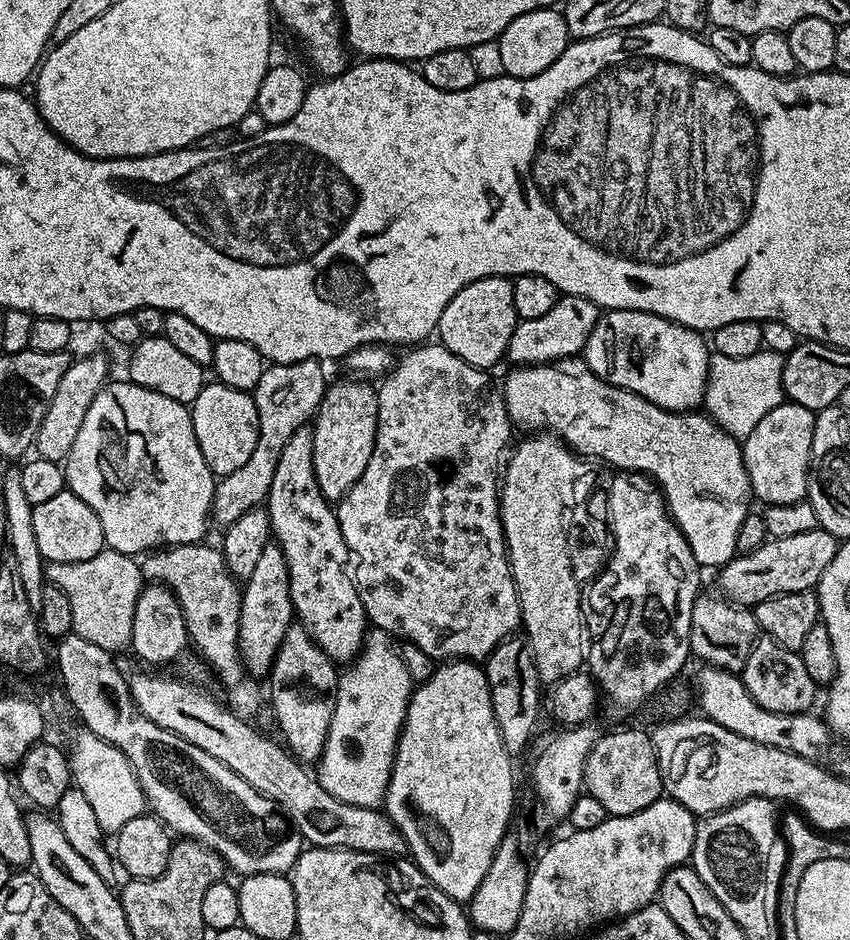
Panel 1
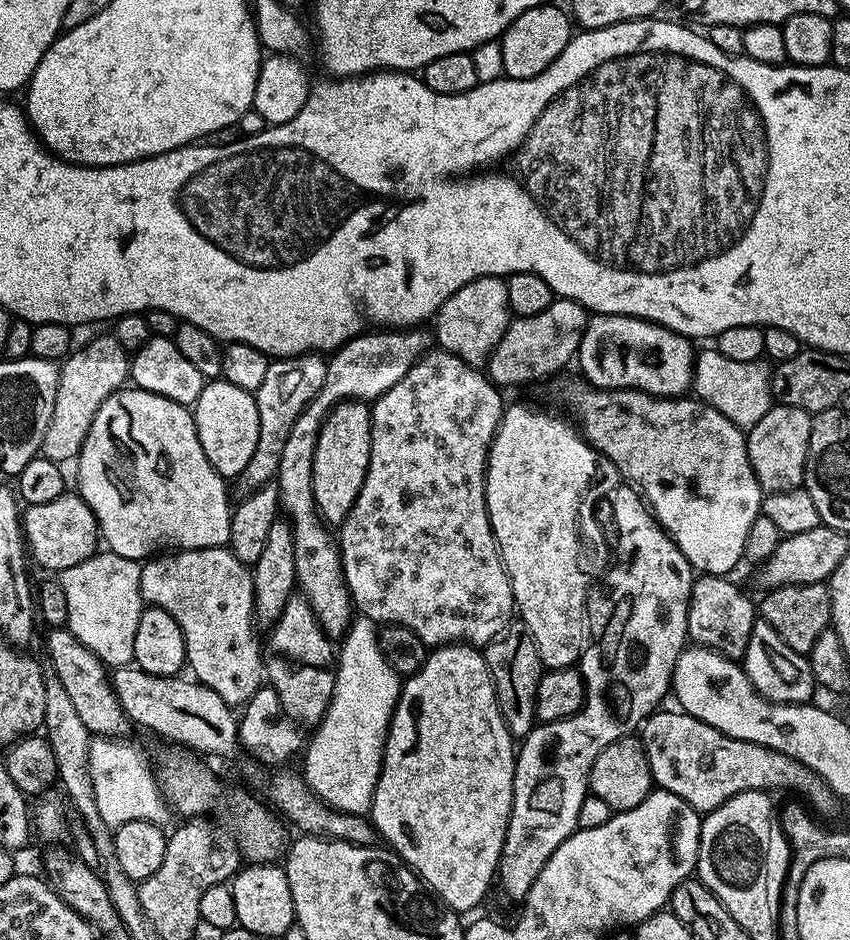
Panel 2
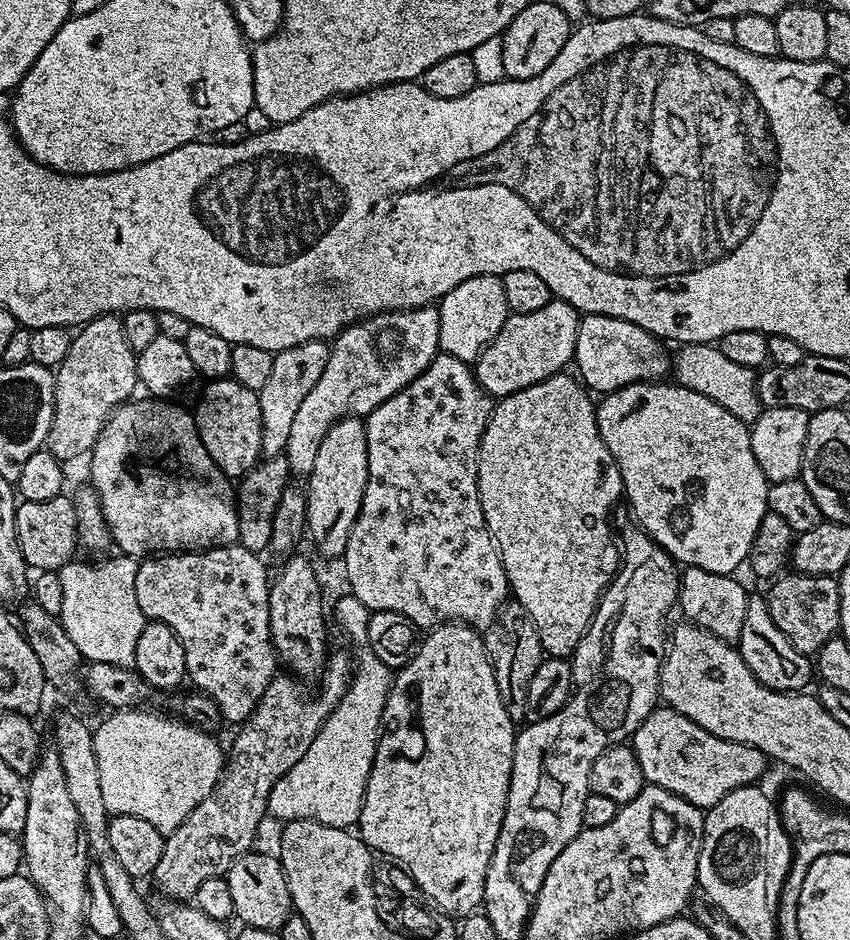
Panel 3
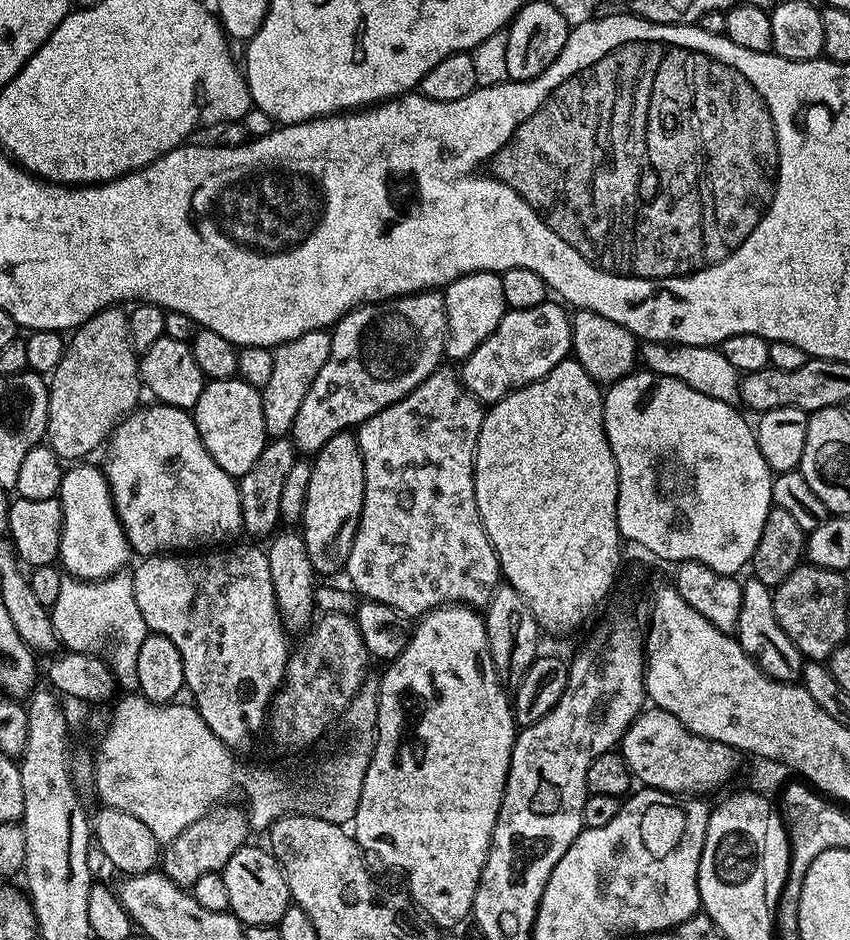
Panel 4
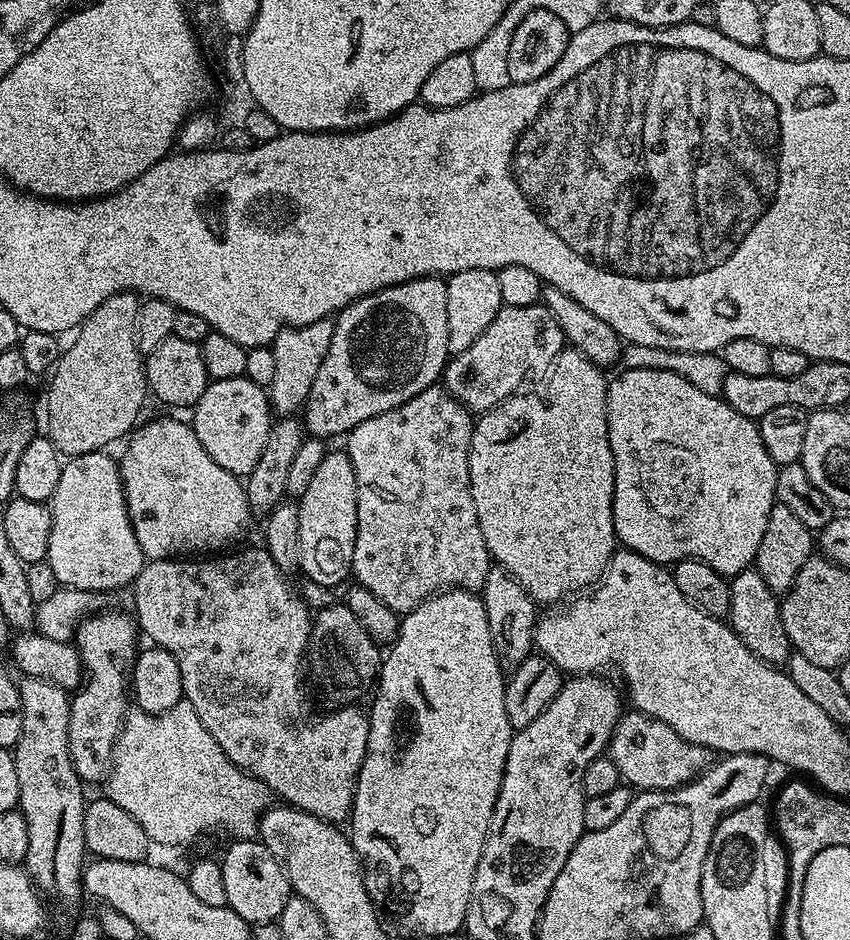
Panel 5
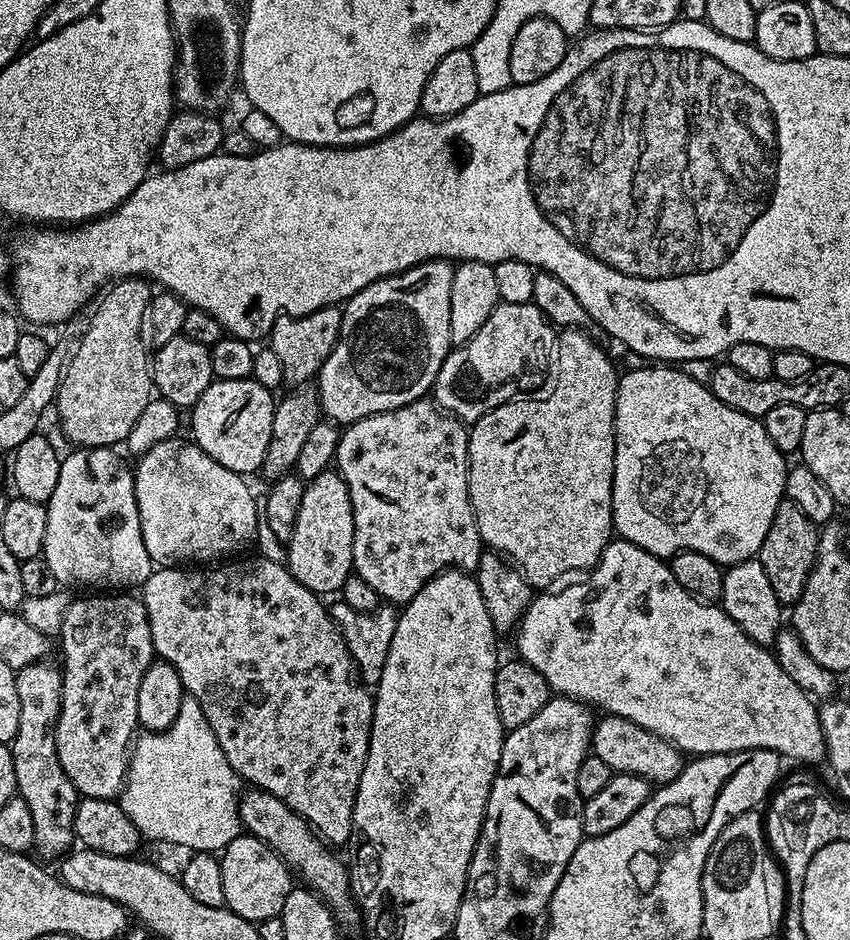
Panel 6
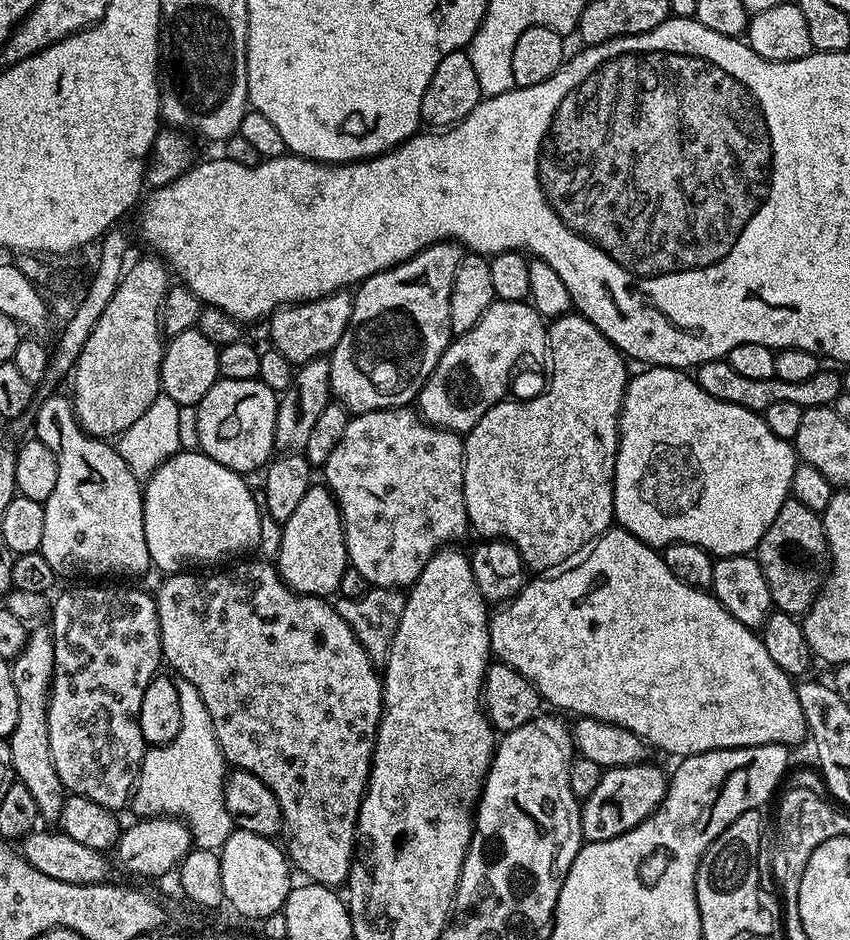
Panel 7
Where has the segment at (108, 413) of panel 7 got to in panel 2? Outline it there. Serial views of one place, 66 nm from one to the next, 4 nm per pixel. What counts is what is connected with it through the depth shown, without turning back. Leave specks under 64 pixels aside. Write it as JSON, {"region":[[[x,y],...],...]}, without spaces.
{"region":[[[115,335],[96,336],[81,352],[73,351],[59,365],[60,381],[58,382],[58,394],[56,400],[50,406],[52,413],[50,414],[50,426],[46,426],[46,438],[42,438],[42,446],[40,452],[48,460],[64,466],[75,461],[82,450],[82,442],[86,438],[86,434],[90,430],[90,422],[94,422],[94,414],[98,414],[98,406],[102,406],[102,402],[106,402],[106,398],[110,398],[110,394],[114,394],[119,388],[125,387],[126,381],[130,376],[130,356],[124,351],[124,347],[118,343]]]}

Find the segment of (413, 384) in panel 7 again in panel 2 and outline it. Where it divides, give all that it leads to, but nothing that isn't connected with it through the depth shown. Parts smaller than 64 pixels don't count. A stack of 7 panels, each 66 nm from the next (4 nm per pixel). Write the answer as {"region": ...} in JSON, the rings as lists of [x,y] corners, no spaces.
{"region":[[[419,327],[407,330],[368,330],[346,341],[327,361],[326,382],[322,390],[298,414],[298,422],[290,429],[286,447],[282,449],[282,462],[274,477],[280,492],[280,507],[294,530],[294,554],[296,555],[296,583],[299,591],[310,602],[318,622],[329,637],[340,638],[354,619],[354,605],[348,587],[344,584],[344,566],[340,558],[337,537],[330,533],[329,525],[320,519],[320,511],[314,502],[314,450],[318,446],[318,434],[324,425],[324,417],[343,400],[357,399],[374,402],[394,382],[402,382],[406,374],[420,361],[430,348],[430,336]]]}

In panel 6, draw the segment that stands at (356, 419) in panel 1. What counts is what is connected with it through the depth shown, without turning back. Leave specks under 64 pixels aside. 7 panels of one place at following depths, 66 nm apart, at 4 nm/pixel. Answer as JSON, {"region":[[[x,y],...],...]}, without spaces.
{"region":[[[339,471],[323,472],[318,474],[318,478],[305,483],[302,506],[298,506],[298,522],[294,522],[286,548],[286,567],[295,580],[302,582],[302,586],[317,594],[336,594],[341,591],[343,583],[354,572],[354,510],[350,502],[350,490]]]}

